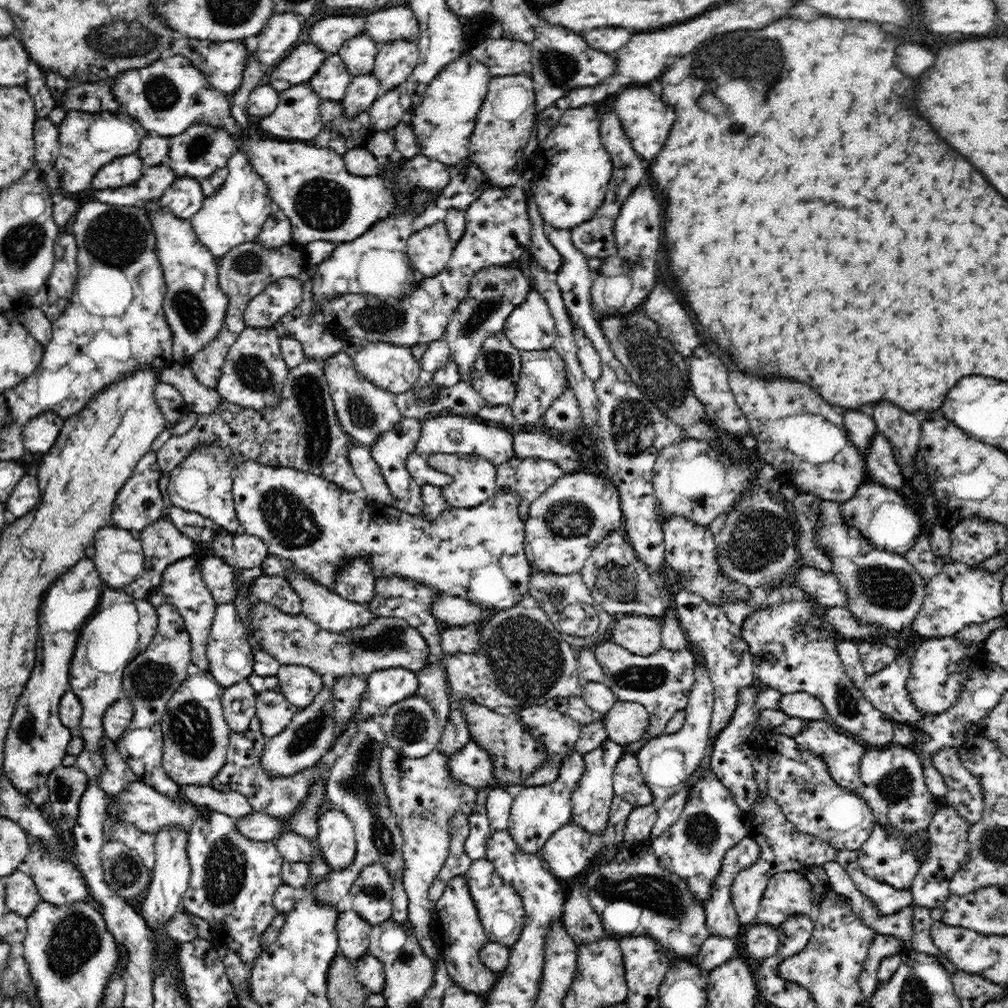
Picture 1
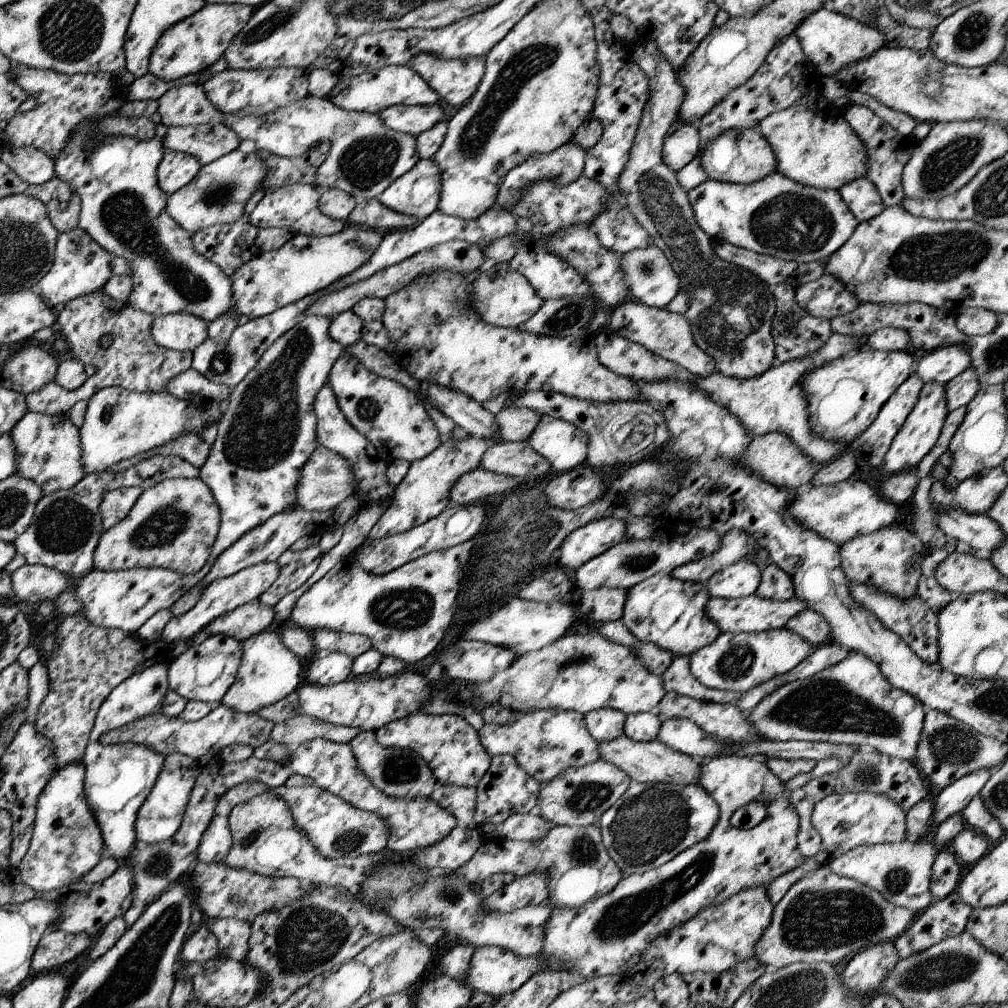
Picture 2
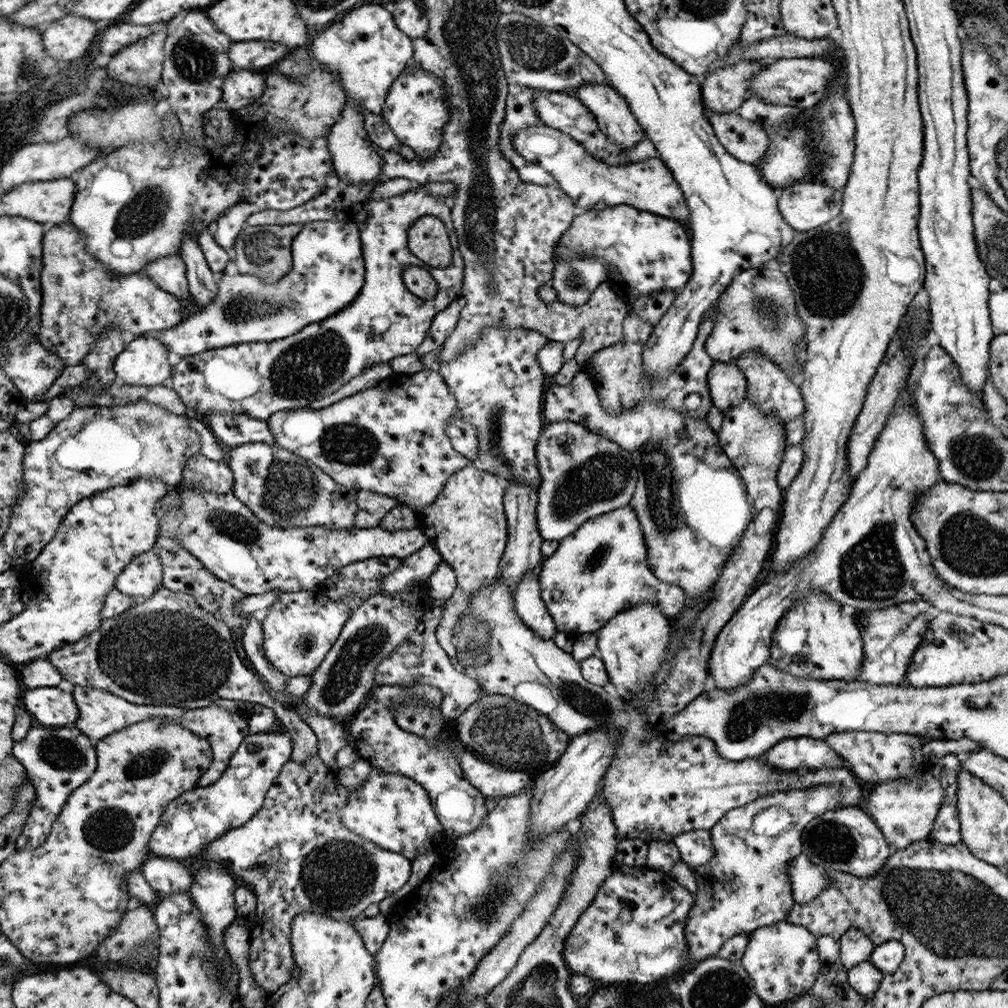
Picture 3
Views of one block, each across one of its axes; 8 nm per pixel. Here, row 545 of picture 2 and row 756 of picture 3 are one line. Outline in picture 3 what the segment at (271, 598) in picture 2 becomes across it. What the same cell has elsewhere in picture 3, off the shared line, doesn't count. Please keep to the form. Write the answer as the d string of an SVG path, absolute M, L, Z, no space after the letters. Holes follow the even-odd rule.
M319 754L311 756L301 764L290 760L289 763L285 764L285 768L281 772L281 775L277 777L273 788L270 788L269 793L266 795L265 804L262 806L261 811L259 811L249 823L243 827L238 826L238 828L230 829L216 841L213 840L209 847L200 855L196 856L194 860L185 861L192 868L200 862L222 863L224 864L224 867L228 867L233 872L234 878L240 877L245 883L248 883L248 885L252 887L252 891L254 891L254 895L256 895L256 901L258 901L258 914L256 925L250 933L250 959L248 959L248 968L252 970L250 971L250 974L252 974L252 978L254 978L254 984L258 984L258 986L268 992L268 994L277 991L282 985L291 983L293 978L296 958L293 956L292 932L293 921L298 915L301 915L302 912L316 912L336 921L345 920L345 918L348 918L346 910L354 906L362 908L362 914L364 915L366 908L369 908L371 904L382 902L385 898L398 892L398 890L408 882L408 878L411 876L412 861L410 859L406 859L406 856L403 856L402 854L382 849L380 846L373 844L372 841L357 836L352 830L346 828L345 824L342 824L340 811L341 808L344 808L346 801L348 801L348 795L349 790L345 786L342 786L339 782L332 783L330 769L325 764L325 761L321 759Z

